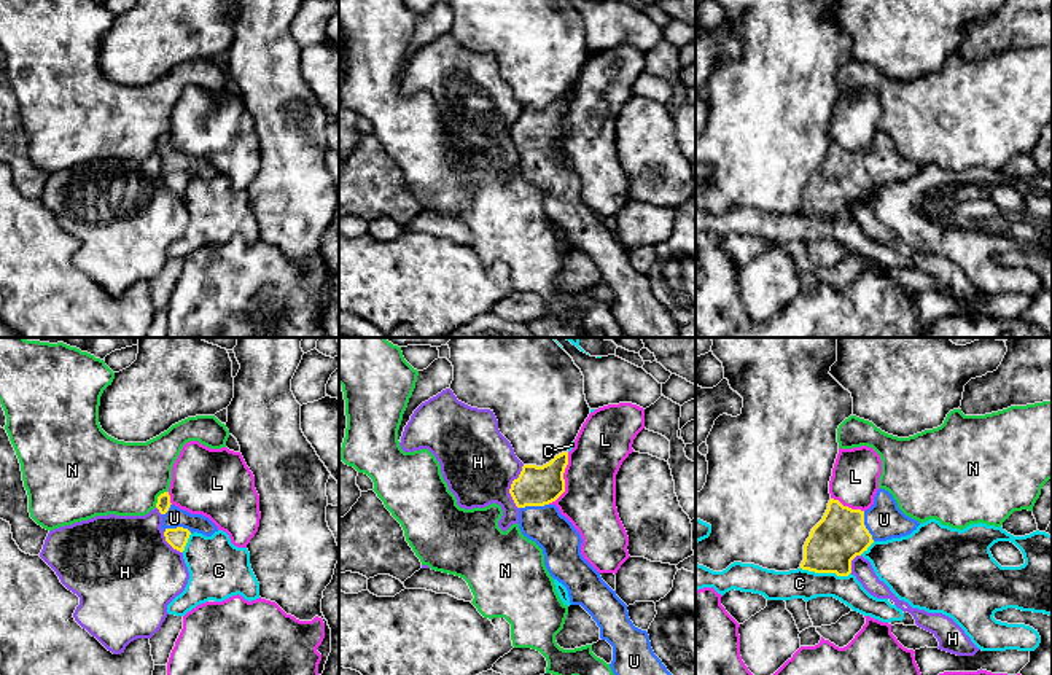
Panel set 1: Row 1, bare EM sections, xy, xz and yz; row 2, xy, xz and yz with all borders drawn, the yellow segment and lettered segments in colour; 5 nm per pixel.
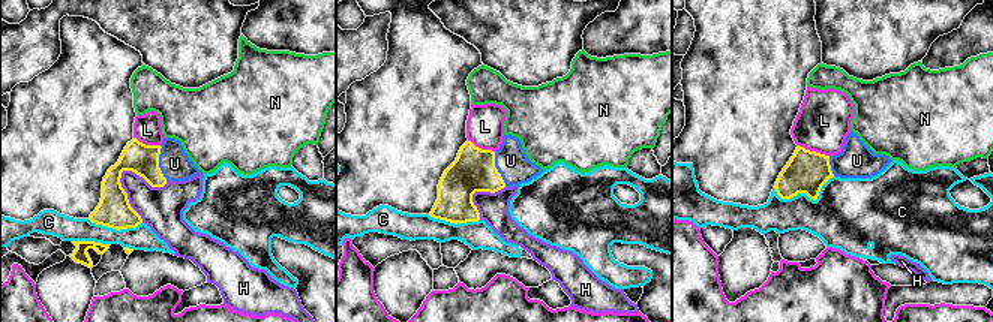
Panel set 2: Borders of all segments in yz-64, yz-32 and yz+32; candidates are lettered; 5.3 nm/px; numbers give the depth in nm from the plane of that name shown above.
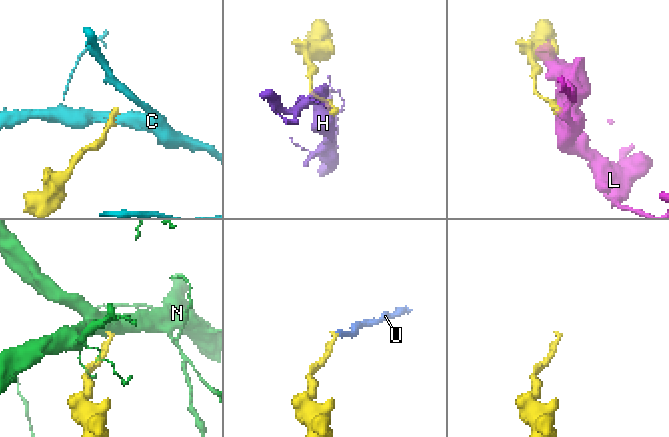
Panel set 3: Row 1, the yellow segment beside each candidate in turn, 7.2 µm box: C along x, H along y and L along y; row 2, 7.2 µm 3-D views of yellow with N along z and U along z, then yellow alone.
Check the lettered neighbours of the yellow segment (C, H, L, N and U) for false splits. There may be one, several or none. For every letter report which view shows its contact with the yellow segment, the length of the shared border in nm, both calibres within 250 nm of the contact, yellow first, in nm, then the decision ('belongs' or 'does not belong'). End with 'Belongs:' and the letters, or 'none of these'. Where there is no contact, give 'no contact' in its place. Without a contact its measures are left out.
C: meets yellow in yz; contact 260 nm long; 260 nm thick on the yellow side, 150 nm on the other; does not belong
H: meets yellow in xz; contact 220 nm long; 200 nm thick on the yellow side, 380 nm on the other; does not belong
L: meets yellow in xz; contact 280 nm long; 200 nm thick on the yellow side, 280 nm on the other; does not belong
N: meets yellow in xy; contact 110 nm long; 70 nm thick on the yellow side, 380 nm on the other; does not belong
U: meets yellow in xz; contact 150 nm long; 200 nm thick on the yellow side, 200 nm on the other; belongs
Belongs: U

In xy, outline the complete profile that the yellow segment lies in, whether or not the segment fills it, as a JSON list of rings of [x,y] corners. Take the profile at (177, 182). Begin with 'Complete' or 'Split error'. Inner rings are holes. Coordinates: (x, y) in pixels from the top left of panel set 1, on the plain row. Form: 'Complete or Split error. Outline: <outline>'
Split error. Outline: [[[169,135],[158,140],[156,151],[162,158],[162,175],[166,185],[177,194],[183,196],[191,177],[197,175],[212,180],[218,170],[202,158],[191,158],[170,146]]]

